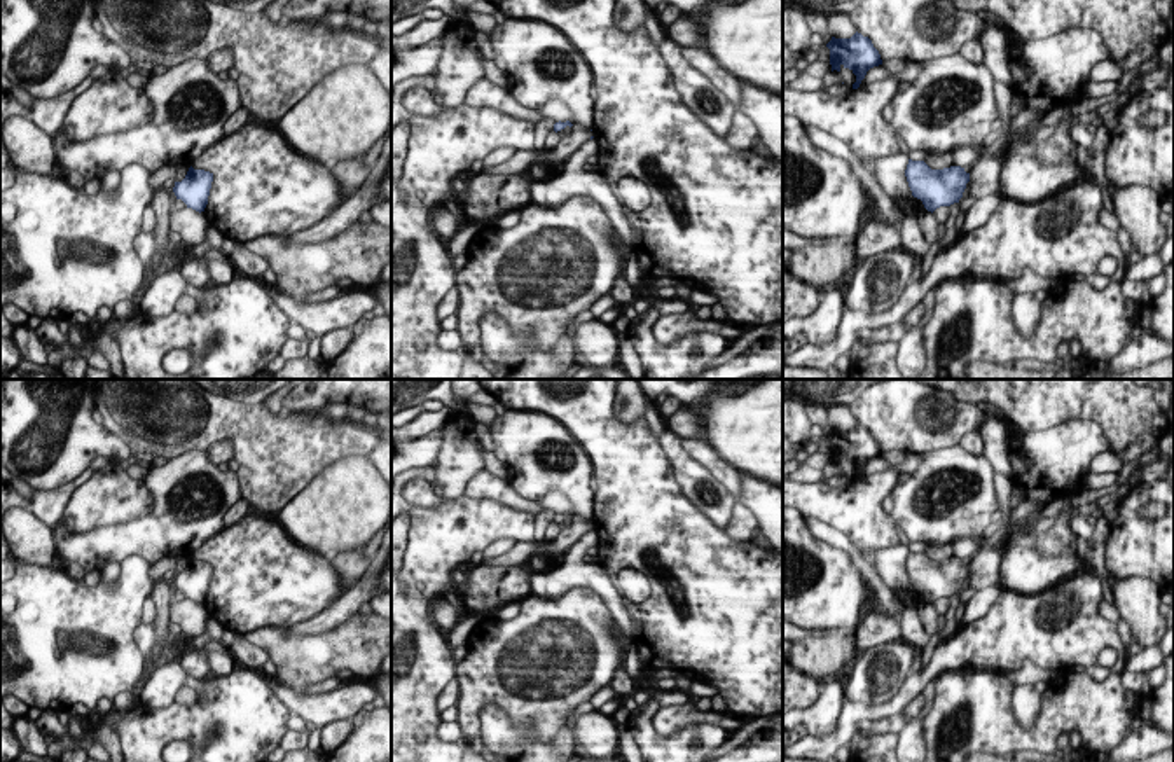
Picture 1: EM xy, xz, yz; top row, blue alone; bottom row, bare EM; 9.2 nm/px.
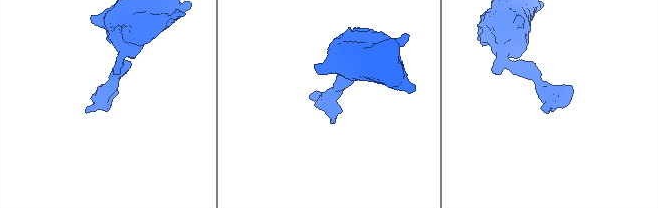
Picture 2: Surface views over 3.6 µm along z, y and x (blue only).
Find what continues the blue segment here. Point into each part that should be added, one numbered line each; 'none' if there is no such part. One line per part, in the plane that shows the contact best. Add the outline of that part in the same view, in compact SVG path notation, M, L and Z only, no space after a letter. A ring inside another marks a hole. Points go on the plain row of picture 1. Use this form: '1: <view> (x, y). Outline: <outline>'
none.

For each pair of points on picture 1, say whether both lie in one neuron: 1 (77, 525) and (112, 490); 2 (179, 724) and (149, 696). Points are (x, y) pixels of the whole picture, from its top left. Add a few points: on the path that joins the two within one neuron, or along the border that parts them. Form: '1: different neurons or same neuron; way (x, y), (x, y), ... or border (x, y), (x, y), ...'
1: same neuron; way (86, 516), (103, 498)
2: different neurons; border (173, 701), (161, 708), (142, 705)

